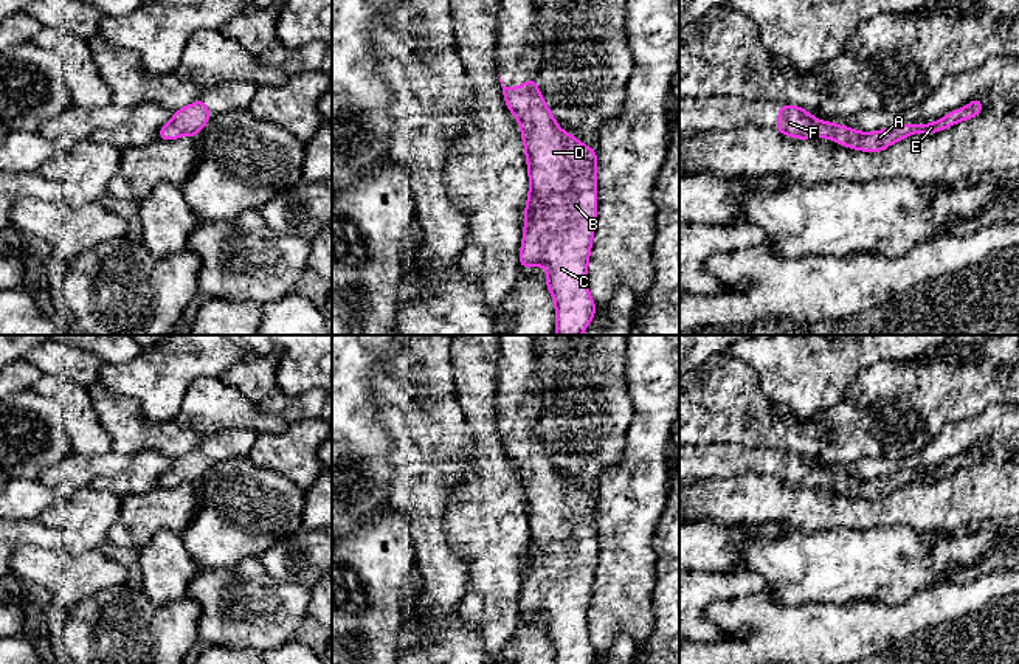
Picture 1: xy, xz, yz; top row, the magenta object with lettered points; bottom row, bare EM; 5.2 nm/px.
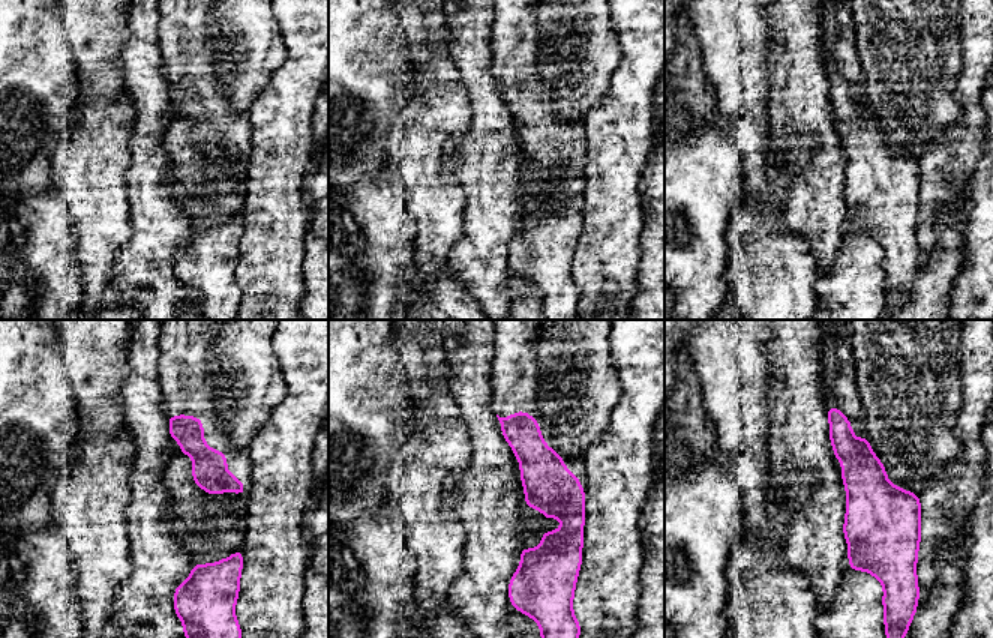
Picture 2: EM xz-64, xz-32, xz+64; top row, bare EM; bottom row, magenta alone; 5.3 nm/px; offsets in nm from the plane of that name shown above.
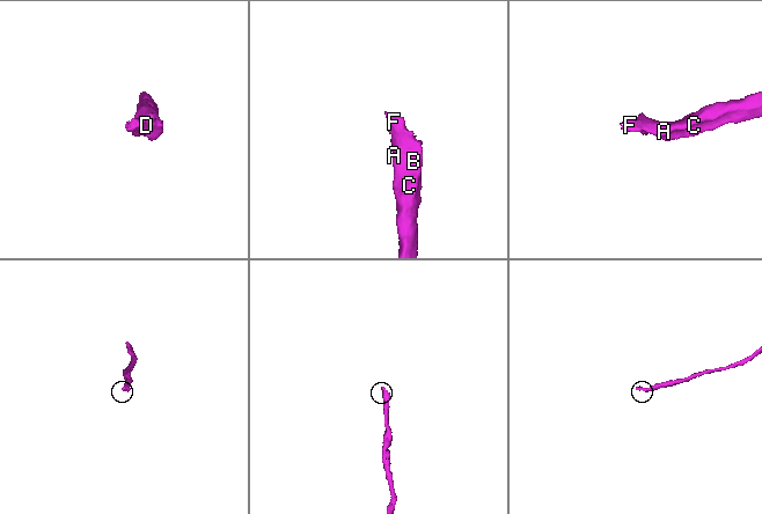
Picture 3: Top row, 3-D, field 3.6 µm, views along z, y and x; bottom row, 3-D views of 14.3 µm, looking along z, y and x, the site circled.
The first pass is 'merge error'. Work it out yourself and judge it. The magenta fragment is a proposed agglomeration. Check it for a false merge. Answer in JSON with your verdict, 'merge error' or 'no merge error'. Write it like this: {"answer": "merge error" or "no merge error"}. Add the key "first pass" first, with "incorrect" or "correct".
{"first pass": "incorrect", "answer": "no merge error"}

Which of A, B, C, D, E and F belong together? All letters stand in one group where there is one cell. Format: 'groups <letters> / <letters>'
groups A B C D E F

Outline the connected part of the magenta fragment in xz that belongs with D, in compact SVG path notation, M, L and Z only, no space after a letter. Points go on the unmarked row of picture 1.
M501 425L499 430L506 453L521 473L529 520L529 543L524 555L520 614L532 616L544 613L547 616L546 635L555 650L555 664L594 664L597 653L588 636L588 608L597 565L597 498L582 492L580 487L557 473L534 425L527 427L521 434L504 434Z

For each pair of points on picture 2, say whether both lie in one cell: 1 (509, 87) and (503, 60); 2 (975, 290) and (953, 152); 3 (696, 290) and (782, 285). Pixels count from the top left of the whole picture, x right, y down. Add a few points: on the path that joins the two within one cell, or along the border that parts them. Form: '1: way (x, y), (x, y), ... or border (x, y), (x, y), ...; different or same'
1: way (509, 81), (506, 66); same
2: border (971, 192), (966, 225), (962, 231); different
3: border (726, 254), (725, 281), (729, 288); different

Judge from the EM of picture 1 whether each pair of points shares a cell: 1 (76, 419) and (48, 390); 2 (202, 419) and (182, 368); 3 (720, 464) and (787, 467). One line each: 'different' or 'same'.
1: same
2: different
3: same

